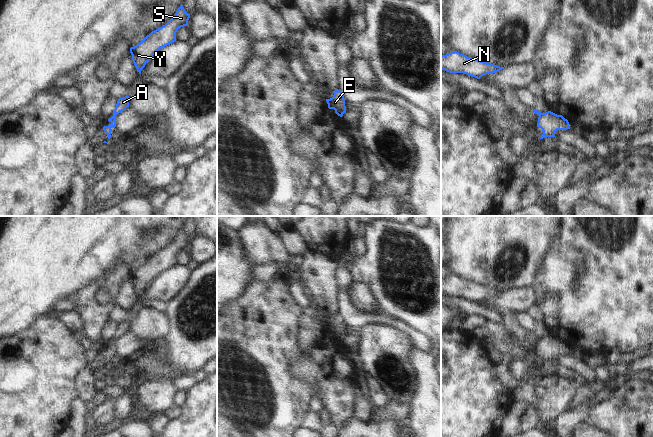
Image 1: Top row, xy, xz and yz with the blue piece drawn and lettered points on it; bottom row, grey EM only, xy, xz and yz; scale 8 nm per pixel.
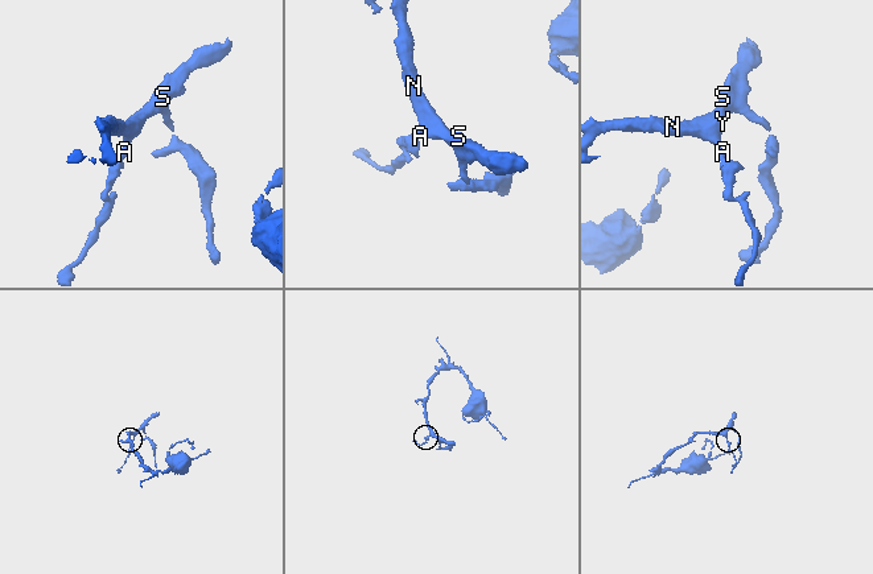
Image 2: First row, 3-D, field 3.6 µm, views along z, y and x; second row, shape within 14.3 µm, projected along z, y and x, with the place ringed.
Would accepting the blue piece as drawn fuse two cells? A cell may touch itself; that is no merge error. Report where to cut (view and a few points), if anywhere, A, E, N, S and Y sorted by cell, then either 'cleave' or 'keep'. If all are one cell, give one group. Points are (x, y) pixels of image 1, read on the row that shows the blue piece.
no cut | A E N S Y | keep

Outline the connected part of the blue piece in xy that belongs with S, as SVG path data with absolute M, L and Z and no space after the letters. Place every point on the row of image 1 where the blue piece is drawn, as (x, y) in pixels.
M181 4L175 15L165 25L152 31L140 43L130 48L133 63L139 74L158 50L176 41L177 30L188 26L189 18L190 15Z

